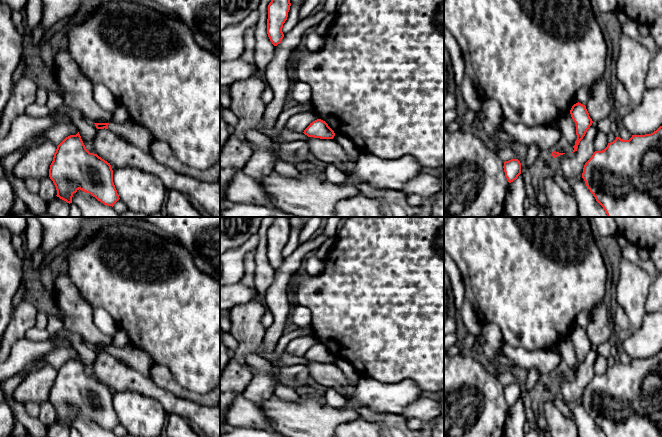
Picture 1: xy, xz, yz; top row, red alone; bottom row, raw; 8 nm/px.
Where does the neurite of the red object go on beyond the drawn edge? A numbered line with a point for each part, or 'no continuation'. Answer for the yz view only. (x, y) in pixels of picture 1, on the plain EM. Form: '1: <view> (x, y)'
no continuation

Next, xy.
no continuation

